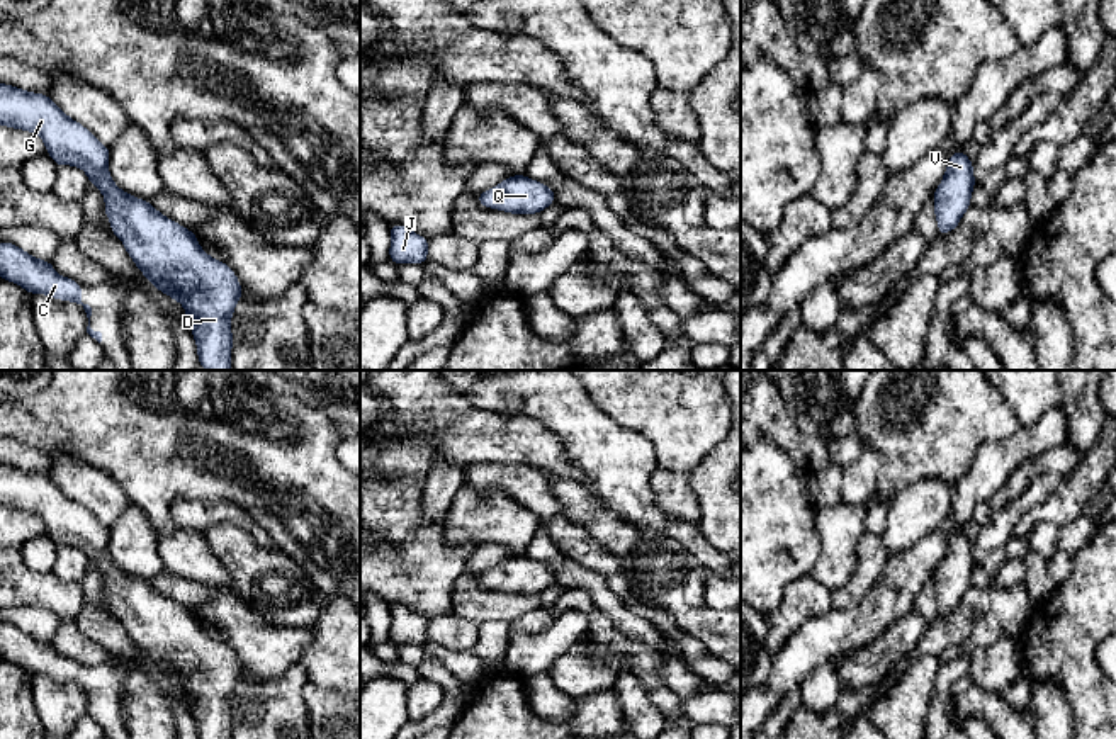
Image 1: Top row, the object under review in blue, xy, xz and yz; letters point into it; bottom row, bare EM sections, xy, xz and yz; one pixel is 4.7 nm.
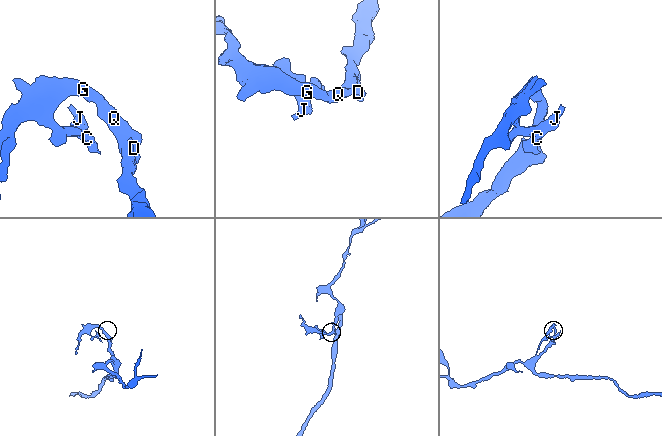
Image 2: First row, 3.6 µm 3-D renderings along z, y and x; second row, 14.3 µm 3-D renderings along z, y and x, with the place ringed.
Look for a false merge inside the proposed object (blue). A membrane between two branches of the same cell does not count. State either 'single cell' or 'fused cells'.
single cell

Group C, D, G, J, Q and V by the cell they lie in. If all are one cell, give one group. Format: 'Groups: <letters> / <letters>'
Groups: C D G J Q V

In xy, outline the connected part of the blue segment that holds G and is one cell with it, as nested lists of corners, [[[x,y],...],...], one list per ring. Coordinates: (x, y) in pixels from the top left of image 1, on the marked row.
[[[0,83],[0,126],[41,136],[46,153],[58,166],[73,165],[87,173],[90,185],[95,185],[105,199],[110,231],[124,243],[136,267],[156,291],[183,306],[197,343],[199,365],[206,370],[231,370],[231,316],[243,296],[236,274],[224,262],[209,257],[194,231],[165,217],[151,202],[121,190],[109,173],[110,149],[85,126],[68,117],[48,95]]]

